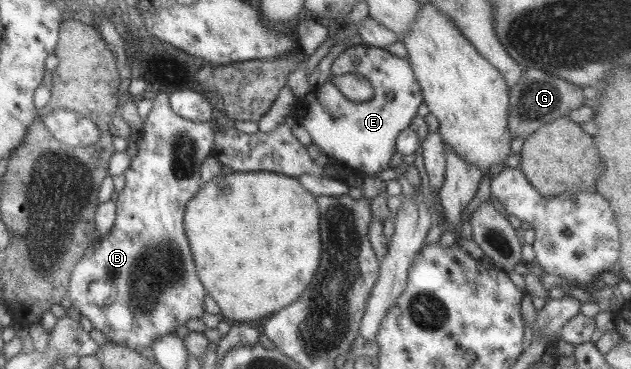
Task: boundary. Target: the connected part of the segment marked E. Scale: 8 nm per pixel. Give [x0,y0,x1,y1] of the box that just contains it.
[295,45,423,175]

